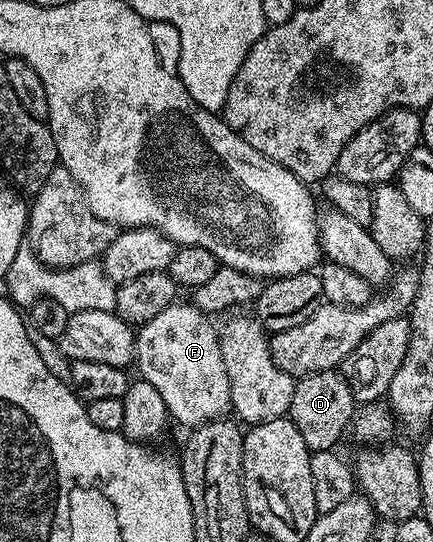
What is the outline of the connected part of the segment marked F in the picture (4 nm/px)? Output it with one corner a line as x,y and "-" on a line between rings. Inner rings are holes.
177,300
165,312
153,316
153,320
138,327
135,335
134,365
139,366
138,377
144,382
153,384
161,400
165,400
165,408
172,419
175,418
186,428
194,428
222,418
231,410
231,380
232,371
225,364
219,347
220,331
208,315
203,314
190,301

